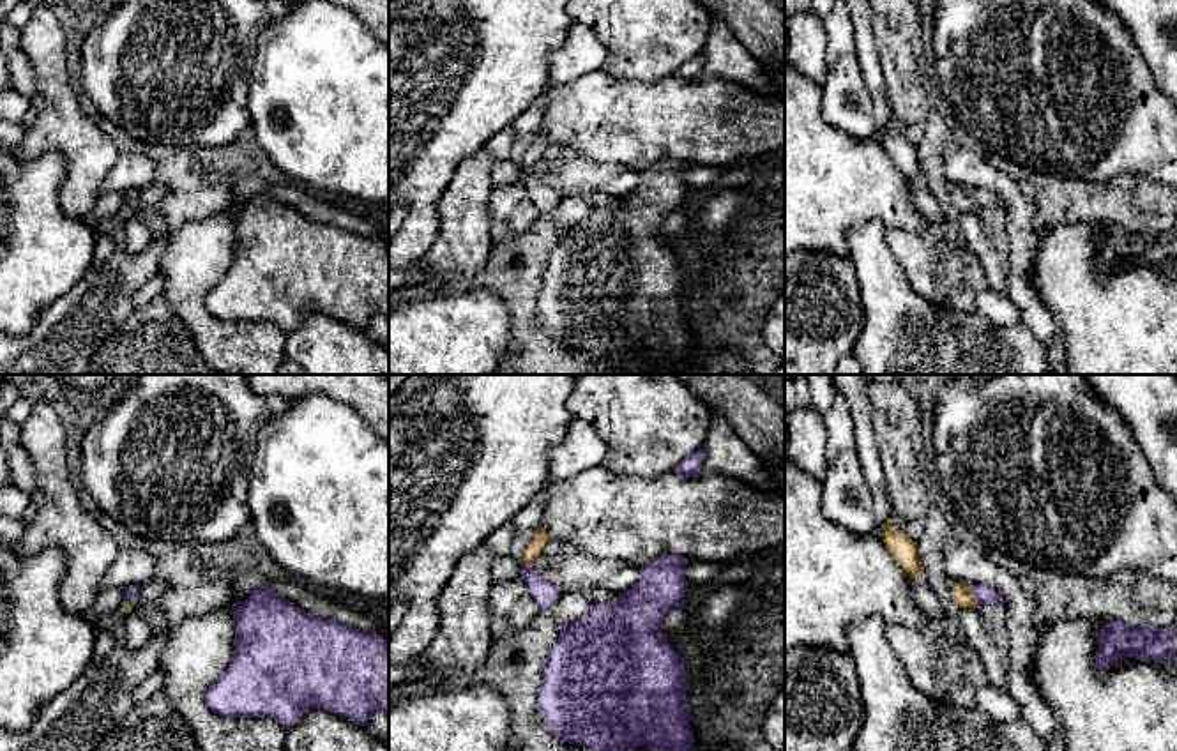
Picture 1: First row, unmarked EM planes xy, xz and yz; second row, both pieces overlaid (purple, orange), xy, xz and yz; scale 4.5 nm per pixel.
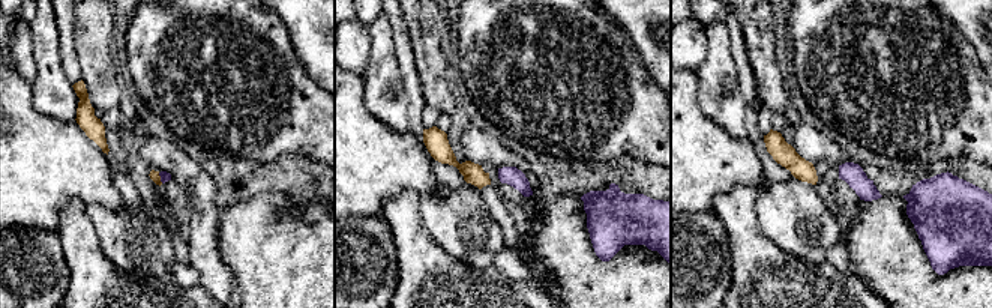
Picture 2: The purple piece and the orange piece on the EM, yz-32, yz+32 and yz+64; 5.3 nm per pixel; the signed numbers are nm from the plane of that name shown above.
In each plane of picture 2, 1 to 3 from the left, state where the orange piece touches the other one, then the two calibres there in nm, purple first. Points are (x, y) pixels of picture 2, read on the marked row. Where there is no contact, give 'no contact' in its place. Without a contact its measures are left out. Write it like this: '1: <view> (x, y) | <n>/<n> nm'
1: yz-32 (161, 178) | 50/50 nm
2: no contact
3: no contact

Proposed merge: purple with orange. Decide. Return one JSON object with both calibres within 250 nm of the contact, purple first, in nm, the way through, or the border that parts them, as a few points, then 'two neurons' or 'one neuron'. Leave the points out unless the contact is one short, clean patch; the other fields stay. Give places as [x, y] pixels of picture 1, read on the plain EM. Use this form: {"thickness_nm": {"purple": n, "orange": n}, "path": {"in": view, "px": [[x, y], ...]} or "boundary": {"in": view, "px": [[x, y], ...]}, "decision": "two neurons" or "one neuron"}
{"thickness_nm": {"purple": 90, "orange": 90}, "path": {"in": "yz", "px": [[983, 198], [974, 200], [964, 202]]}, "decision": "one neuron"}

